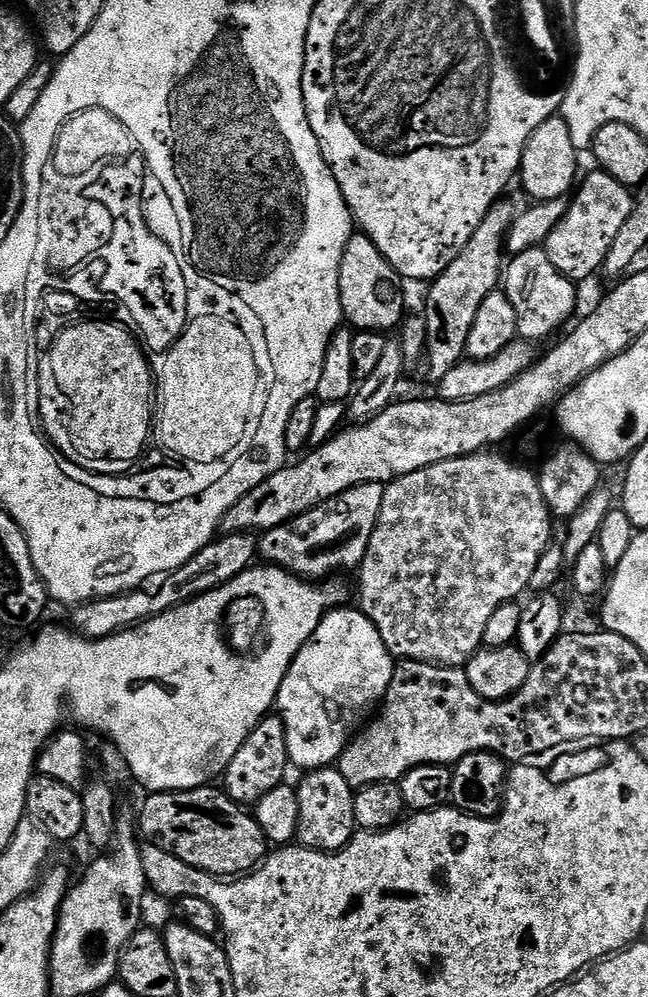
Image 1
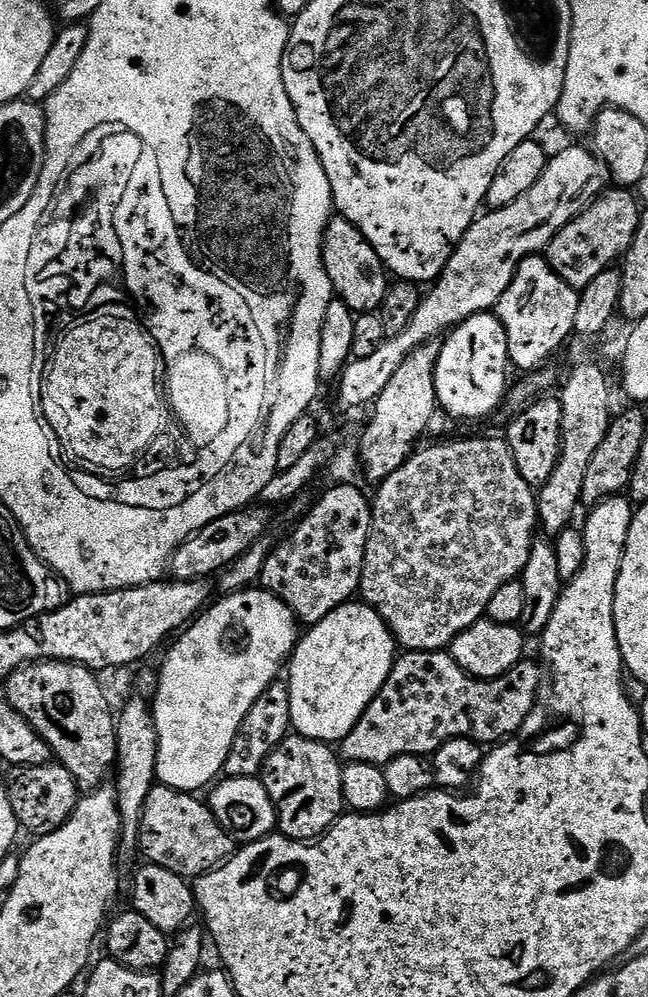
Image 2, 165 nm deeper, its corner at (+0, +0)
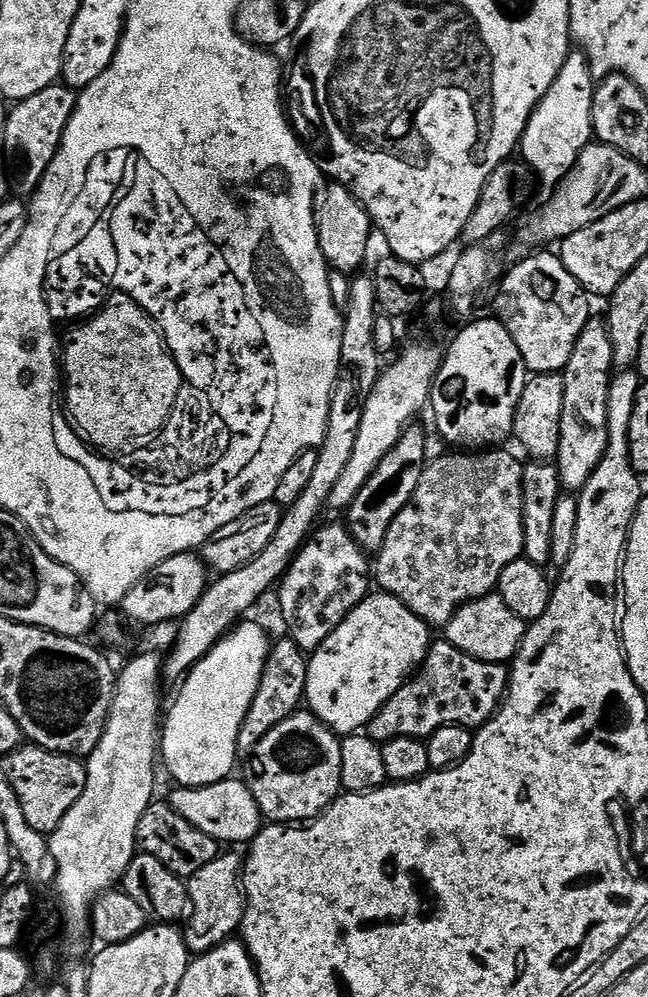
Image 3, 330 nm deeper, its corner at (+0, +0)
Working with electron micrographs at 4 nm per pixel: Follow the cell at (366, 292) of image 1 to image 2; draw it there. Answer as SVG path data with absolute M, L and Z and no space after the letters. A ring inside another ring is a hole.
M333 218L324 232L324 269L332 283L332 291L357 314L376 312L390 287L390 273L378 258L374 246L348 220Z

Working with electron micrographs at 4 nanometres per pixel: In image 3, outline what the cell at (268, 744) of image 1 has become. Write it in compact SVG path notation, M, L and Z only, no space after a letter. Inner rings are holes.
M287 638L271 645L268 661L262 670L262 682L258 682L258 694L254 694L254 702L250 702L250 710L246 710L246 718L242 722L242 730L238 730L237 757L247 758L252 751L278 726L278 722L286 722L295 712L301 711L305 703L306 674L308 673L308 656L298 646L298 642Z

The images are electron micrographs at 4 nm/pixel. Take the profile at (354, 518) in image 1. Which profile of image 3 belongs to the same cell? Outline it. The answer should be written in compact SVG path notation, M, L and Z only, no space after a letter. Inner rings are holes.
M321 523L308 537L304 547L292 560L288 572L280 579L278 593L280 592L280 616L288 627L287 639L298 642L298 646L305 654L311 654L342 626L342 622L354 611L358 605L369 595L368 580L370 584L370 560L364 549L354 542L354 538L348 532L347 523L340 524Z

